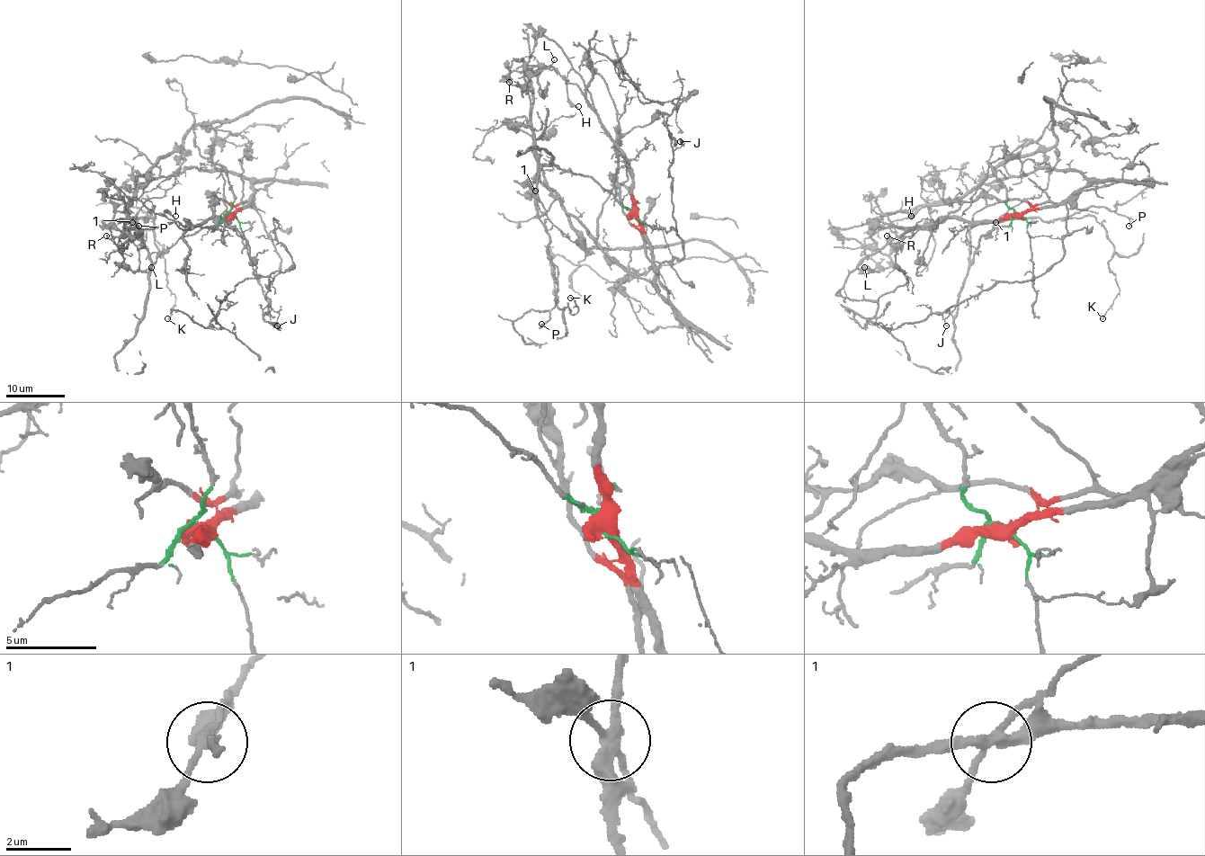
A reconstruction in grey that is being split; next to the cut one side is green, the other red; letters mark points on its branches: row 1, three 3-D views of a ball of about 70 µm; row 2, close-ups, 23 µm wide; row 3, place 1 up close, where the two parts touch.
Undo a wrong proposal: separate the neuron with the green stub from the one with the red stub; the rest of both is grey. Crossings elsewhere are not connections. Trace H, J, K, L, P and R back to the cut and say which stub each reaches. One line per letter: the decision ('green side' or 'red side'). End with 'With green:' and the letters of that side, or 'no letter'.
H: red side
J: red side
K: green side
L: red side
P: green side
R: red side
With green: K, P

